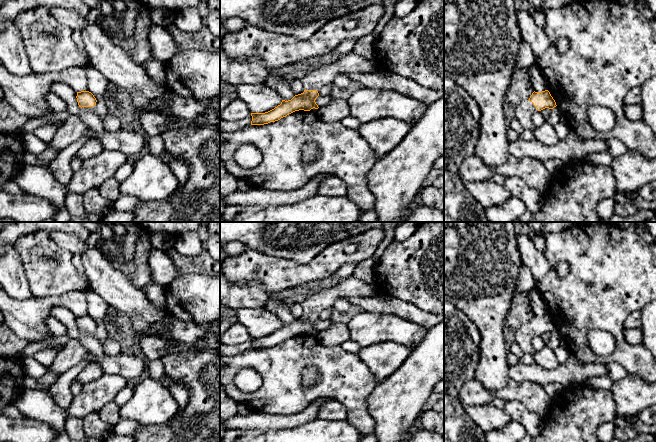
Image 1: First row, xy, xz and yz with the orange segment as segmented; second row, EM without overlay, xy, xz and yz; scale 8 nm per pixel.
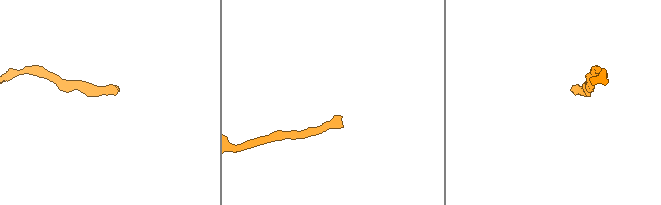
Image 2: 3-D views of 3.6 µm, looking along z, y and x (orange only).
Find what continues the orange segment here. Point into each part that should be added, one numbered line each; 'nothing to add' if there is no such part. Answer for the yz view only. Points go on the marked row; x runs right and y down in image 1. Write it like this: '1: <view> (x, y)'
1: yz (524, 111)

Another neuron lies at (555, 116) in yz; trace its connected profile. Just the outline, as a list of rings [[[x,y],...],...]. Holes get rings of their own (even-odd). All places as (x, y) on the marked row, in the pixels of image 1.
[[[556,106],[553,109],[551,109],[551,114],[545,121],[550,123],[552,126],[555,126],[561,120],[561,118],[561,112]]]

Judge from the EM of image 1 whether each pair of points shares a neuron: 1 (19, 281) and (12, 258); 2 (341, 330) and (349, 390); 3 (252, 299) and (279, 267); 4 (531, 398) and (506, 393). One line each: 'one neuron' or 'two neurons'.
1: one neuron
2: two neurons
3: two neurons
4: one neuron

